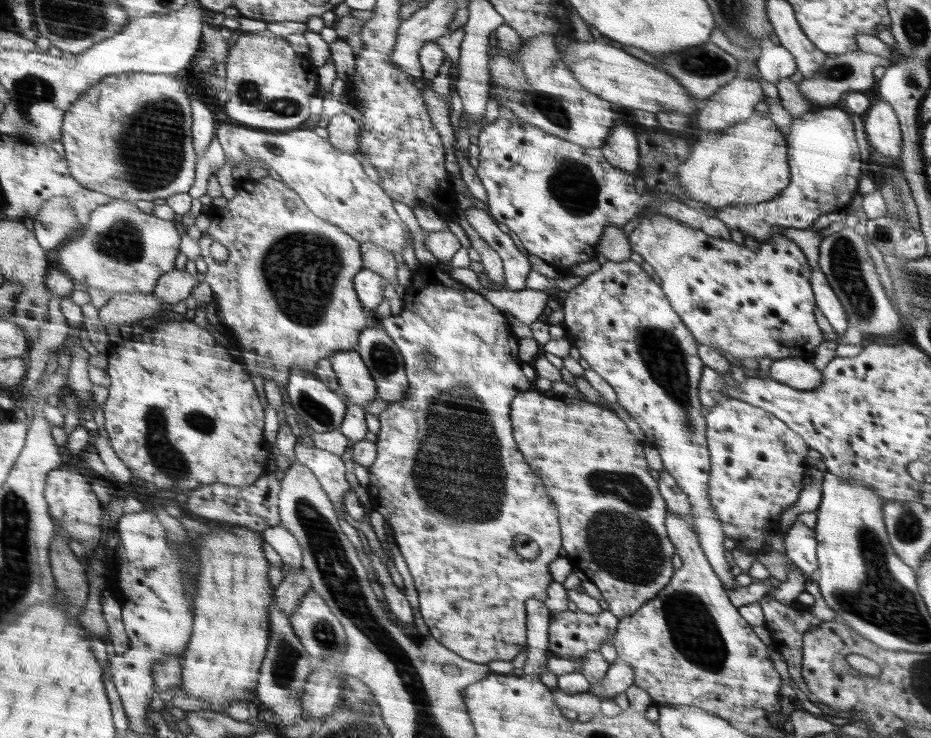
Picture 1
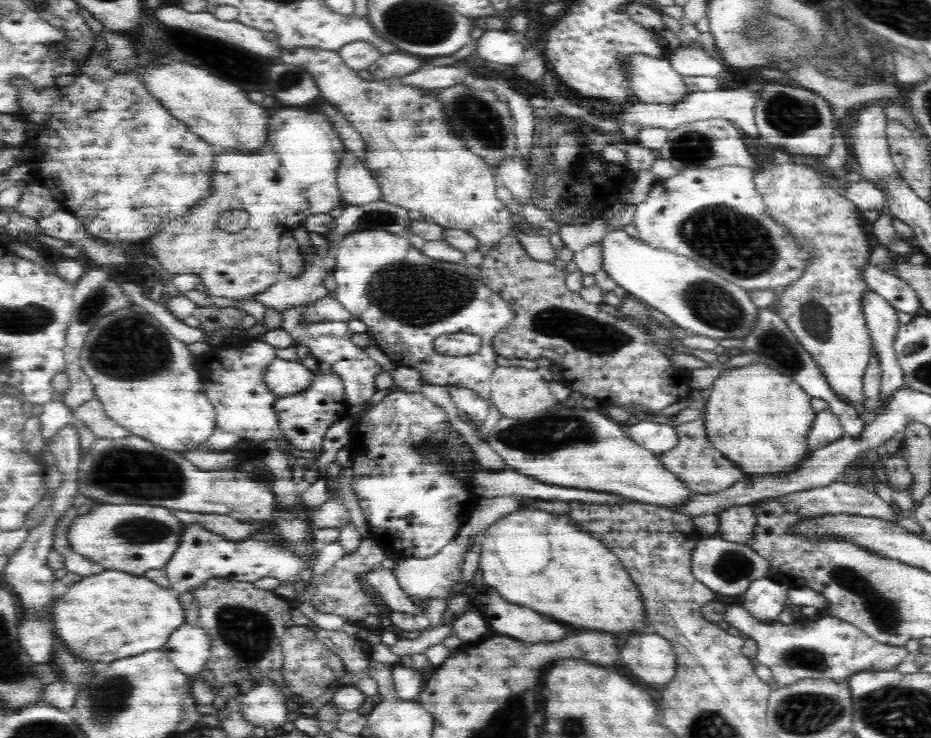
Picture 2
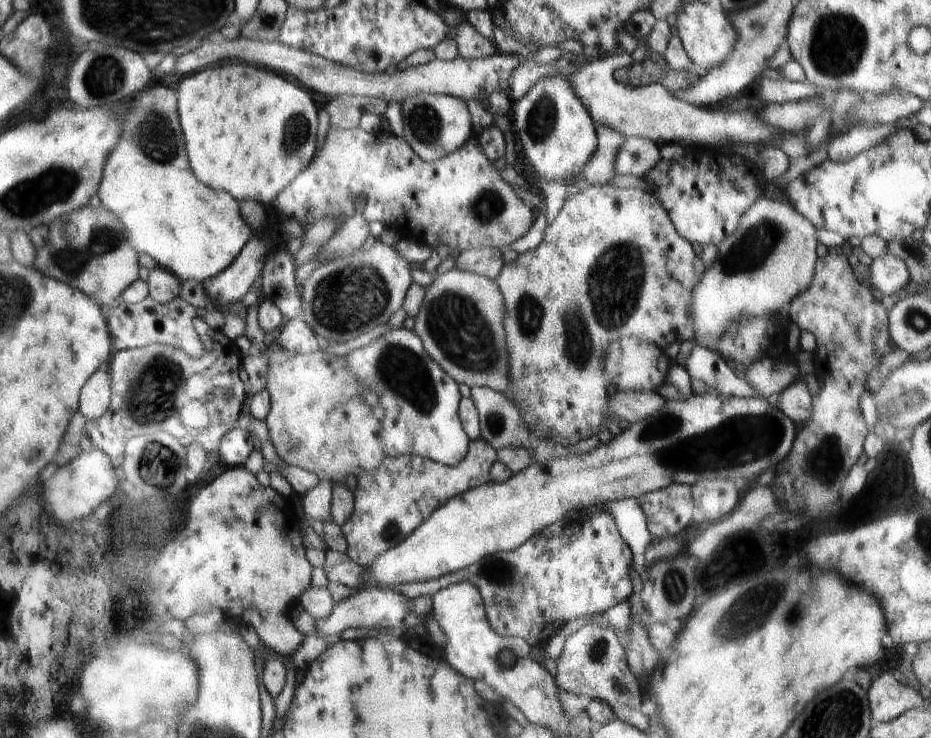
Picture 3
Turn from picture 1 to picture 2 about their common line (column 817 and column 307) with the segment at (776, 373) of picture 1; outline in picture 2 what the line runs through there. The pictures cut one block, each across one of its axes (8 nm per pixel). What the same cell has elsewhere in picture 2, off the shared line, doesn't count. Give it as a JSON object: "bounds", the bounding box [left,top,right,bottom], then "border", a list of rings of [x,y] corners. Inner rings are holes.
{"bounds":[264,358,315,396],"border":[[[277,358],[264,374],[268,389],[278,396],[294,394],[308,388],[314,382],[315,371],[299,361]]]}

